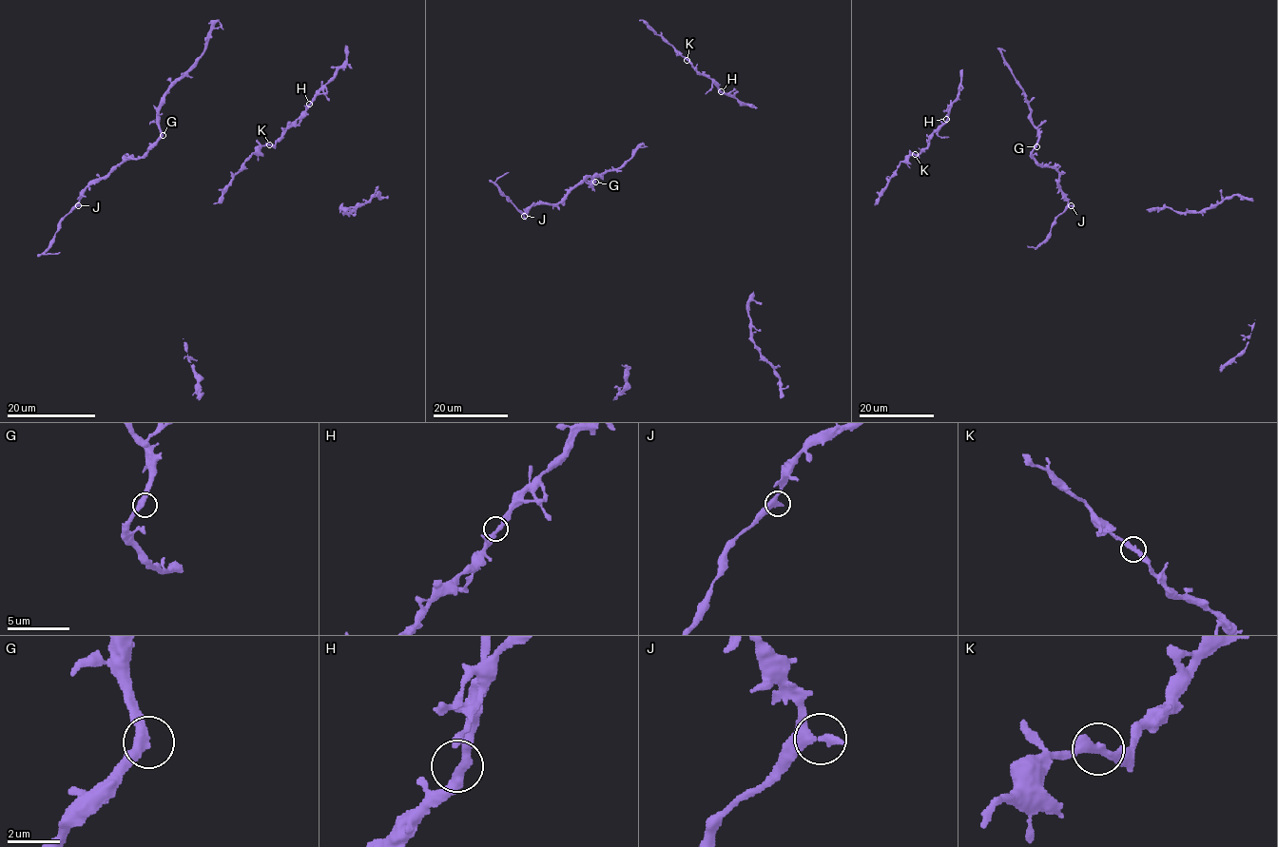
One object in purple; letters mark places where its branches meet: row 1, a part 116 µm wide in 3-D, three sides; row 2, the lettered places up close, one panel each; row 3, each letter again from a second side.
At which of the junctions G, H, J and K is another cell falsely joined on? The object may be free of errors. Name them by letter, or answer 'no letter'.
no letter

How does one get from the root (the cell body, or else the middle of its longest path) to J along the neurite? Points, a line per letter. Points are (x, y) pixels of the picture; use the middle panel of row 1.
J: (591, 182), (591, 178), (584, 177), (561, 201), (534, 203), (524, 216)

